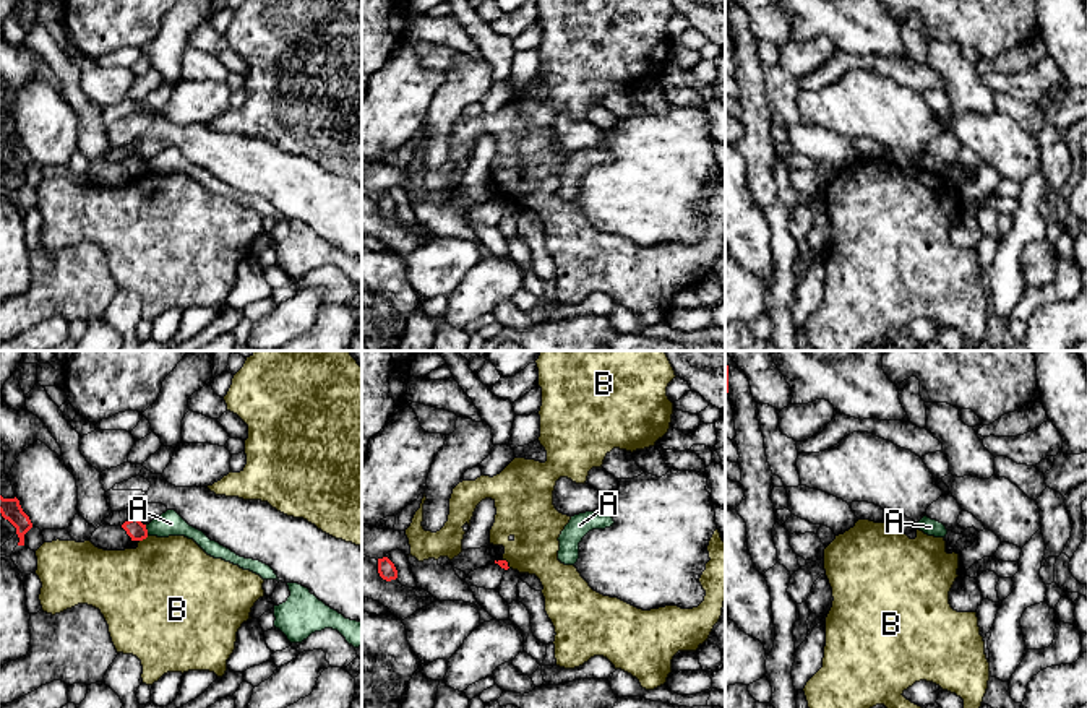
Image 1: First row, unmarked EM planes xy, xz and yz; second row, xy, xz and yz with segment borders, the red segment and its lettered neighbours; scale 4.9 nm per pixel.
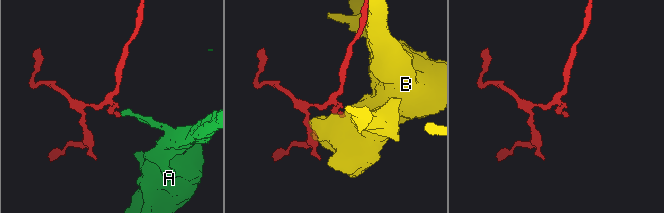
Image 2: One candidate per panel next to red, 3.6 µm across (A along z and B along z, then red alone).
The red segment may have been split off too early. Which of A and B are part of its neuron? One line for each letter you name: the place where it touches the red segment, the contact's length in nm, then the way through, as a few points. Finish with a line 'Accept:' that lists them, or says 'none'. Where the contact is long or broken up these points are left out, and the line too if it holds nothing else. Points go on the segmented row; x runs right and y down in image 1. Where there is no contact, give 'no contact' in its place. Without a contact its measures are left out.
Accept: none

